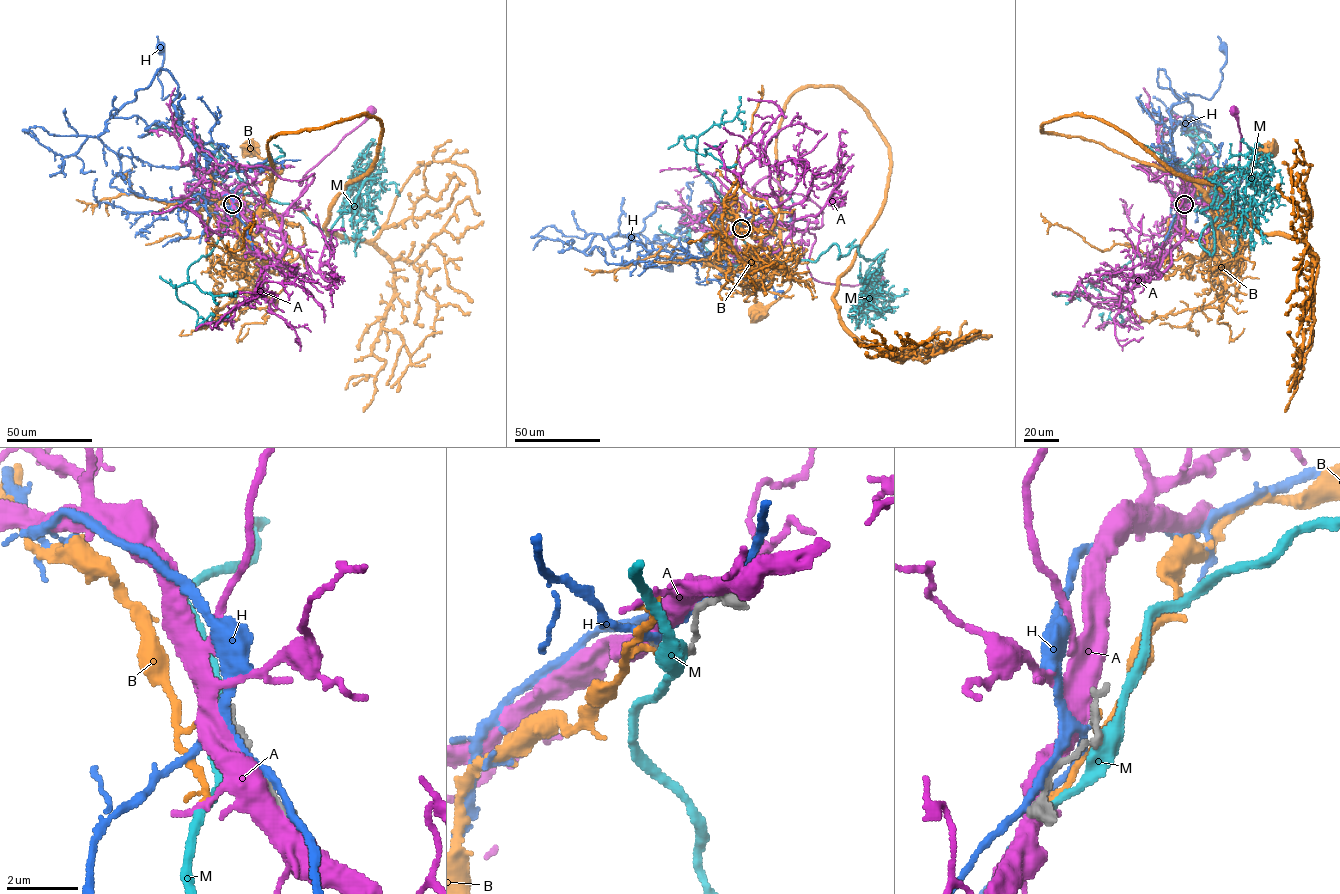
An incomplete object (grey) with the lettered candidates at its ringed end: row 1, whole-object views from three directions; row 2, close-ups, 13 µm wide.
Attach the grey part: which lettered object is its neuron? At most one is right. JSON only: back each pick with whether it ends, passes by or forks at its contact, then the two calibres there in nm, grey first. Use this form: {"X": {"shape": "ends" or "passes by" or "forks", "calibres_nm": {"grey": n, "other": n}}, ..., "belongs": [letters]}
{"B": {"shape": "passes by", "calibres_nm": {"grey": 160, "other": 100}}, "belongs": ["B"]}

